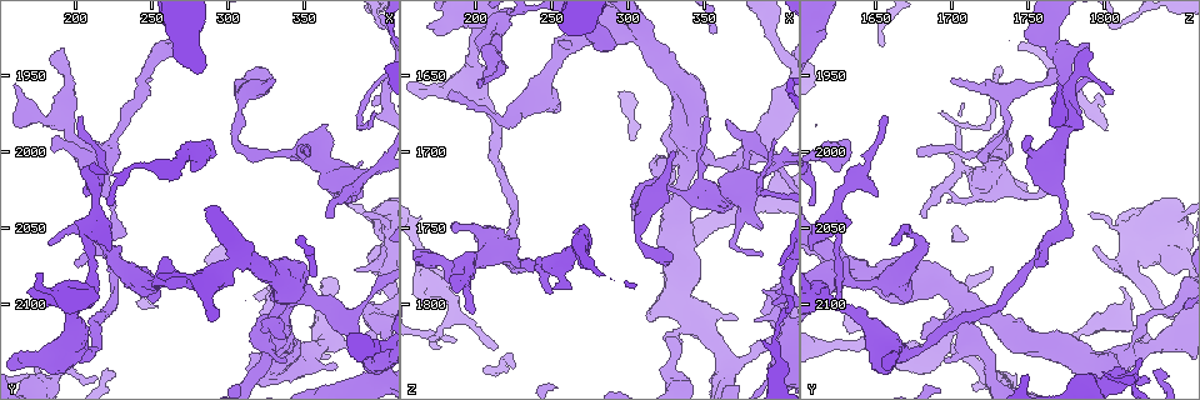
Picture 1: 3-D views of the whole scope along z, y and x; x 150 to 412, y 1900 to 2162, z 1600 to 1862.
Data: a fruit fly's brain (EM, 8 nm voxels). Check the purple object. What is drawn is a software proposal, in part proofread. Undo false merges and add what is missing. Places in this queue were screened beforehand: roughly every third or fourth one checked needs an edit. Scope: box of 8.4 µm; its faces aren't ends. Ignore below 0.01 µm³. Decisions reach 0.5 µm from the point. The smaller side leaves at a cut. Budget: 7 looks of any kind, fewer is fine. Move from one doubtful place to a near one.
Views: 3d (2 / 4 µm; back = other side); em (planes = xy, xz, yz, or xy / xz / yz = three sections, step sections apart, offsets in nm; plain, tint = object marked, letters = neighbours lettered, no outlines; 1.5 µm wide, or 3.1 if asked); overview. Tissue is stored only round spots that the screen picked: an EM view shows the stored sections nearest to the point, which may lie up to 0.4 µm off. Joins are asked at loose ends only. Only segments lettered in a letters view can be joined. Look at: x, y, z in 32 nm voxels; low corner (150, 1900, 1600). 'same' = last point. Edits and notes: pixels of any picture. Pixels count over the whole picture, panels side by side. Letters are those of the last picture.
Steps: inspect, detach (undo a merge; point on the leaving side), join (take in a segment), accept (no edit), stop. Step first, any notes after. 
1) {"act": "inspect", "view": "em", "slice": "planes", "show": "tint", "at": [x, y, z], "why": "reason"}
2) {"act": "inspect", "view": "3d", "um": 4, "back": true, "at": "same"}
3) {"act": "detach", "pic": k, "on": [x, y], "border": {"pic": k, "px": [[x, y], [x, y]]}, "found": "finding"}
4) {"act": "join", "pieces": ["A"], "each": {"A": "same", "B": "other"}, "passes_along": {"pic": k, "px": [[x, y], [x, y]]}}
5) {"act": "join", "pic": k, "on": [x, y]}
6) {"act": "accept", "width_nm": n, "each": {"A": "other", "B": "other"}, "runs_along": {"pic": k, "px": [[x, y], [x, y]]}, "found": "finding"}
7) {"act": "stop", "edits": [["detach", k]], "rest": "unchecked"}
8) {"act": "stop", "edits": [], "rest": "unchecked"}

{"act": "inspect", "view": "em", "slice": "xy", "step": 8, "show": "letters", "at": [332, 1954, 1702], "why": "free end"}

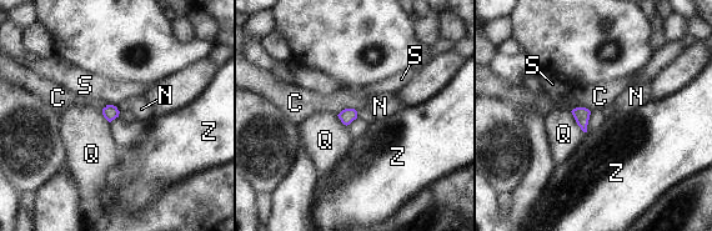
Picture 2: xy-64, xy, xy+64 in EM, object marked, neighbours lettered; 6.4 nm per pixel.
{"act": "accept", "longest_contact_nm": ["Q", 170], "each": {"C": "other", "N": "other", "Q": "other", "S": "other", "Z": "other"}, "border": {"pic": 2, "px": [[115, 106], [120, 111]]}, "found": "none of them fits"}

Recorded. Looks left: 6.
{"act": "inspect", "view": "3d", "um": 4, "at": [188, 2140, 1646], "why": "branch stops here"}

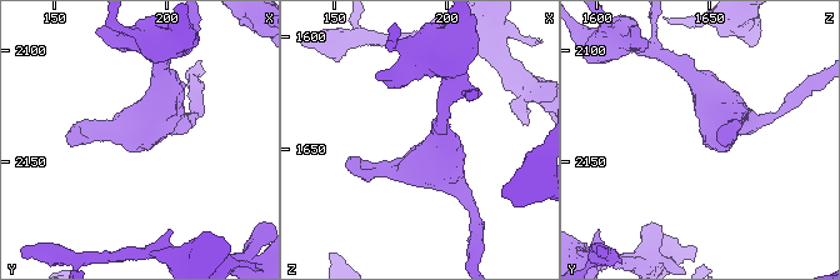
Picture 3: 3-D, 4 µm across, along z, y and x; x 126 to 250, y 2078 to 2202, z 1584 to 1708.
{"act": "inspect", "view": "em", "slice": "planes", "show": "letters", "at": [188, 2140, 1648], "why": "need the tissue"}

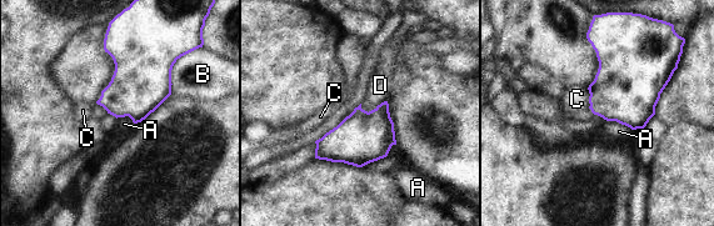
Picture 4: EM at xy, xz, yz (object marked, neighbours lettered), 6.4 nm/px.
{"act": "accept", "each": {"A": "other", "B": "other", "C": "other", "D": "other"}, "border": {"pic": 4, "px": [[587, 89], [589, 106]]}, "found": "none of them fits"}

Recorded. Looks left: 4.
{"act": "inspect", "view": "3d", "um": 4, "back": true, "at": [210, 2050, 1624], "why": "a fork"}

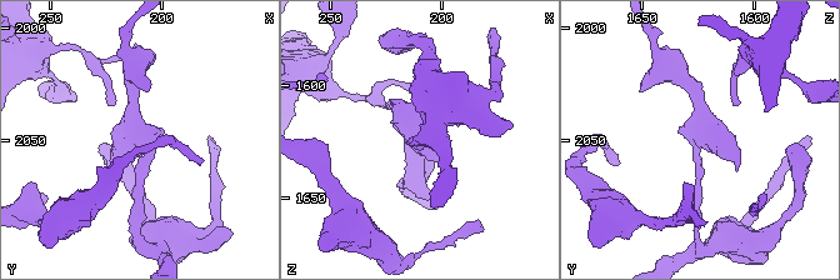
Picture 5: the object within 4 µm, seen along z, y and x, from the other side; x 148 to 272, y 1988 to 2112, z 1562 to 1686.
{"act": "inspect", "view": "em", "slice": "planes", "show": "letters", "at": [207, 2050, 1626], "arms": 3, "arm_widths_nm": [190, 190, 200], "why": "now the EM"}

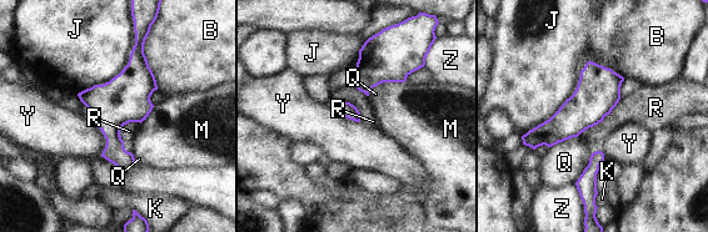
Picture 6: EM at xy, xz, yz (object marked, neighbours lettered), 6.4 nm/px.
{"act": "accept", "each": {"B": "other", "J": "other", "K": "other", "M": "other", "Q": "other", "R": "other", "Y": "other", "Z": "other"}, "border": {"pic": 6, "px": [[619, 99], [601, 121], [577, 136]]}, "found": "one cell here"}

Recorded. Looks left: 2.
{"act": "stop", "edits": [], "rest": "unchecked"}

